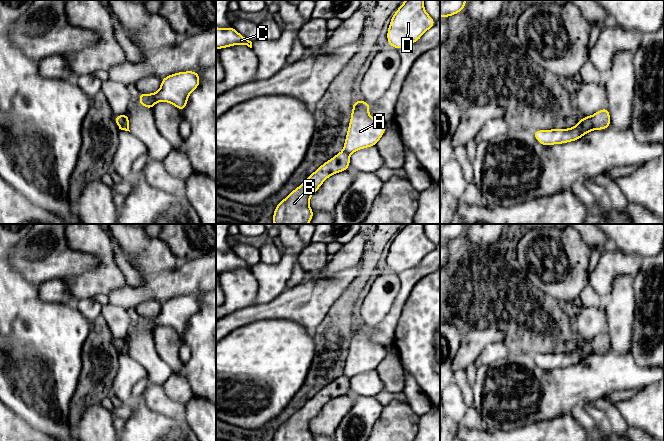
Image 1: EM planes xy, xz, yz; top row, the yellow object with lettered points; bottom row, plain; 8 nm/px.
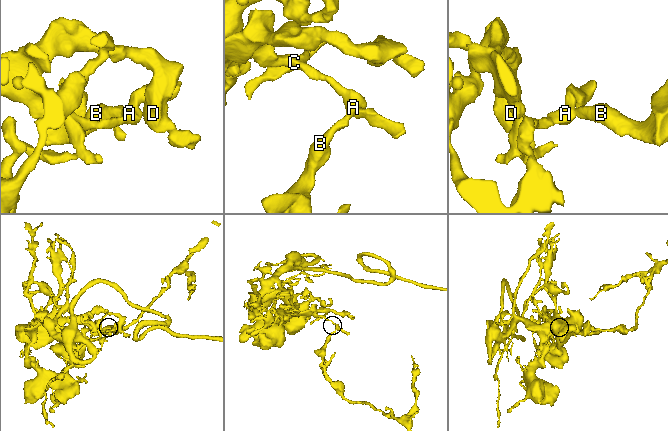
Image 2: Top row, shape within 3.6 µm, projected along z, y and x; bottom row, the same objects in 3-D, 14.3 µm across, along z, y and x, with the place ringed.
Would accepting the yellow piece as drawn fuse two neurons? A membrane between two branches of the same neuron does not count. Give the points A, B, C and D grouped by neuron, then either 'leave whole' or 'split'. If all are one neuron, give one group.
A C D / B | split

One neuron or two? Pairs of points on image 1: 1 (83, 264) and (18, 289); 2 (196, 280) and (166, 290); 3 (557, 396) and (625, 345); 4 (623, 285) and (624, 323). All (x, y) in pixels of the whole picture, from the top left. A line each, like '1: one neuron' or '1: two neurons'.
1: two neurons
2: one neuron
3: two neurons
4: one neuron

